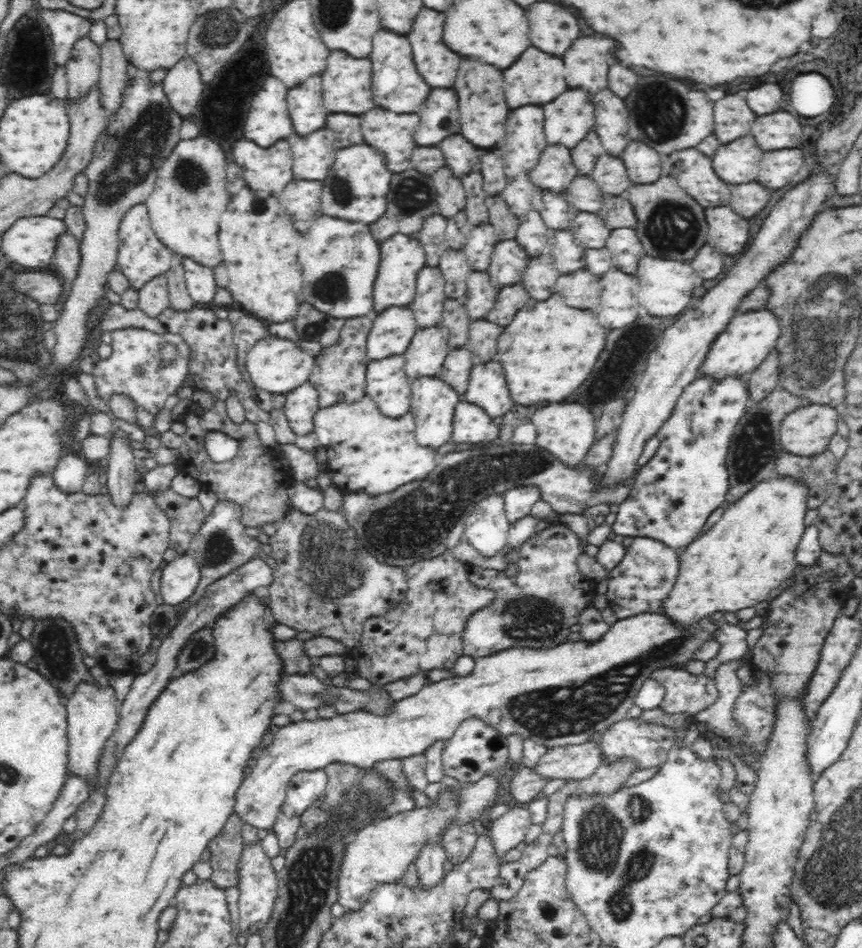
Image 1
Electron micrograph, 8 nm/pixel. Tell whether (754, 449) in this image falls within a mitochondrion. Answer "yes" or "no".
yes

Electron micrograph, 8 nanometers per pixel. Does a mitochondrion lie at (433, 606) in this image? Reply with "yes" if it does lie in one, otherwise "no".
no

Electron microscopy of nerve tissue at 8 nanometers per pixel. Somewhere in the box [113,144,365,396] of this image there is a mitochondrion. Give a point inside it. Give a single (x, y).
(192, 176)

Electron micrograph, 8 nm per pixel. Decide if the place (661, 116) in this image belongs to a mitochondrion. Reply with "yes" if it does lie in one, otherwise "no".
yes

